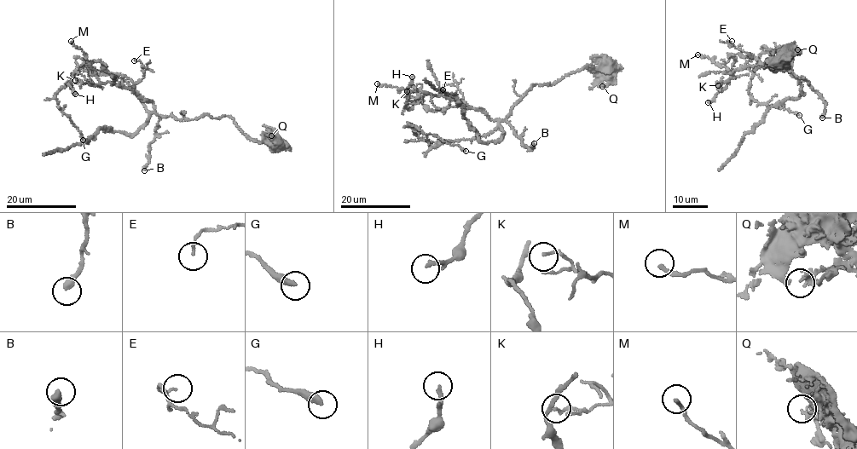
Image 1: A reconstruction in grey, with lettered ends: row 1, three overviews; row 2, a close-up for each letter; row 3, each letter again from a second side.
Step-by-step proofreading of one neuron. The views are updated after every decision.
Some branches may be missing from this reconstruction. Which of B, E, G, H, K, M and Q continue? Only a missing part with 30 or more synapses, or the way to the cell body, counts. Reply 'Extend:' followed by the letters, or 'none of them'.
Extend: none of them

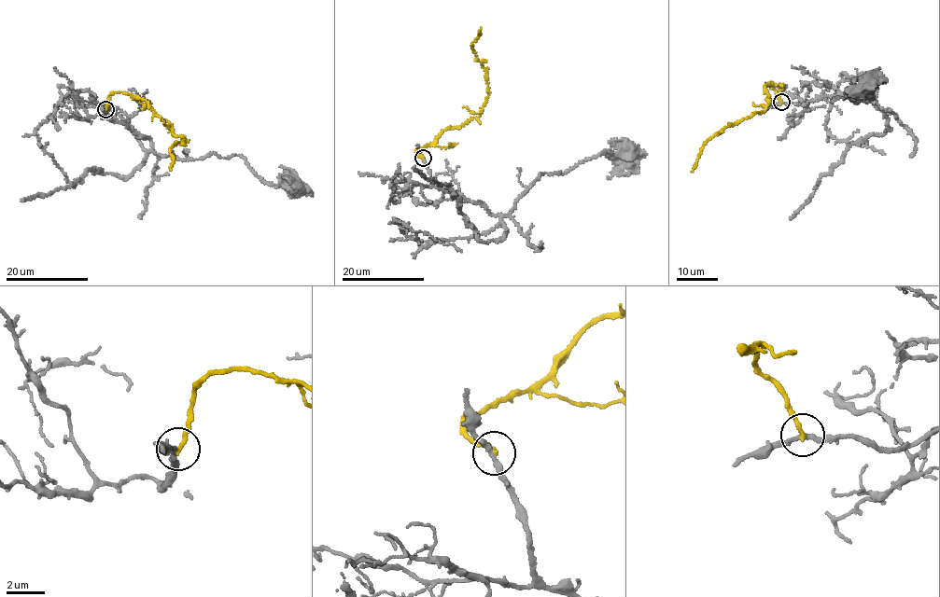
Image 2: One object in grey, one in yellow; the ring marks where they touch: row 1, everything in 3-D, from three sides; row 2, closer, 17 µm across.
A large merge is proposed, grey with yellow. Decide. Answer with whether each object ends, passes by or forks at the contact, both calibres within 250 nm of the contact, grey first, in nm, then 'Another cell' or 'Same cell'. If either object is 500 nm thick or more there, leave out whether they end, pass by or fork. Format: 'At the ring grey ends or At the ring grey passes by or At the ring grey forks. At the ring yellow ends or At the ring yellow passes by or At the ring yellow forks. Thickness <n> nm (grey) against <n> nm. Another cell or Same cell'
At the ring grey passes by. At the ring yellow ends. Thickness 240 nm (grey) against 240 nm. Another cell

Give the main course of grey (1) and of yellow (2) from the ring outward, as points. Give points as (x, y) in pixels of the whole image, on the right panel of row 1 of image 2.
1: (781, 102), (802, 105), (861, 90), (865, 102), (848, 96), (855, 78), (854, 97), (862, 90)
2: (781, 102), (771, 82), (765, 87), (768, 105), (704, 144), (691, 172)

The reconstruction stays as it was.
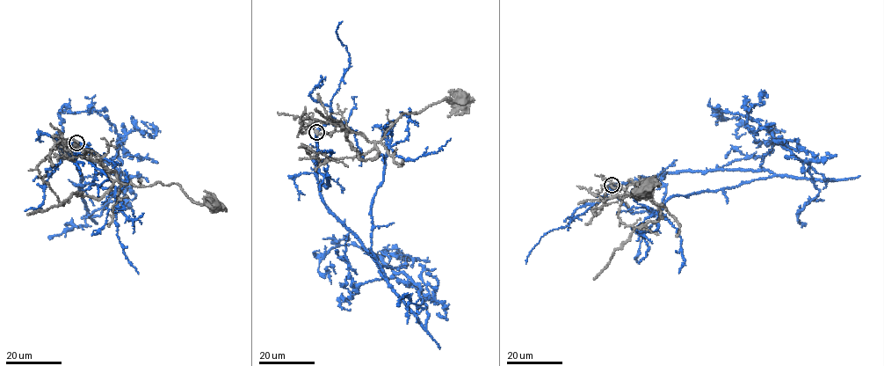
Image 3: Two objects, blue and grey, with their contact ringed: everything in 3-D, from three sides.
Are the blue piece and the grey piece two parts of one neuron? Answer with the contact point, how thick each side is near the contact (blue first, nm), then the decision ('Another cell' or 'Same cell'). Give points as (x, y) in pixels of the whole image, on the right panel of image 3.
Place: (612, 185). Thickness 500 nm (blue) against 360 nm. Another cell

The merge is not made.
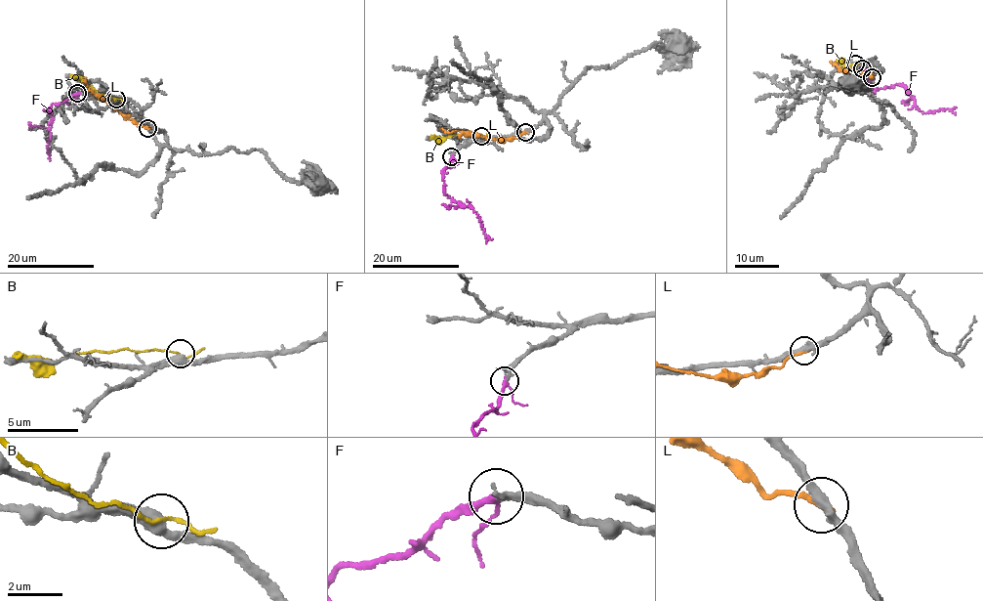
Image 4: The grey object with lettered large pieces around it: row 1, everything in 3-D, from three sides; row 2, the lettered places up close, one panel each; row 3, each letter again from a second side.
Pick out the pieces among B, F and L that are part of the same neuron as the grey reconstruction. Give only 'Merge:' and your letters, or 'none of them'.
Merge: F

